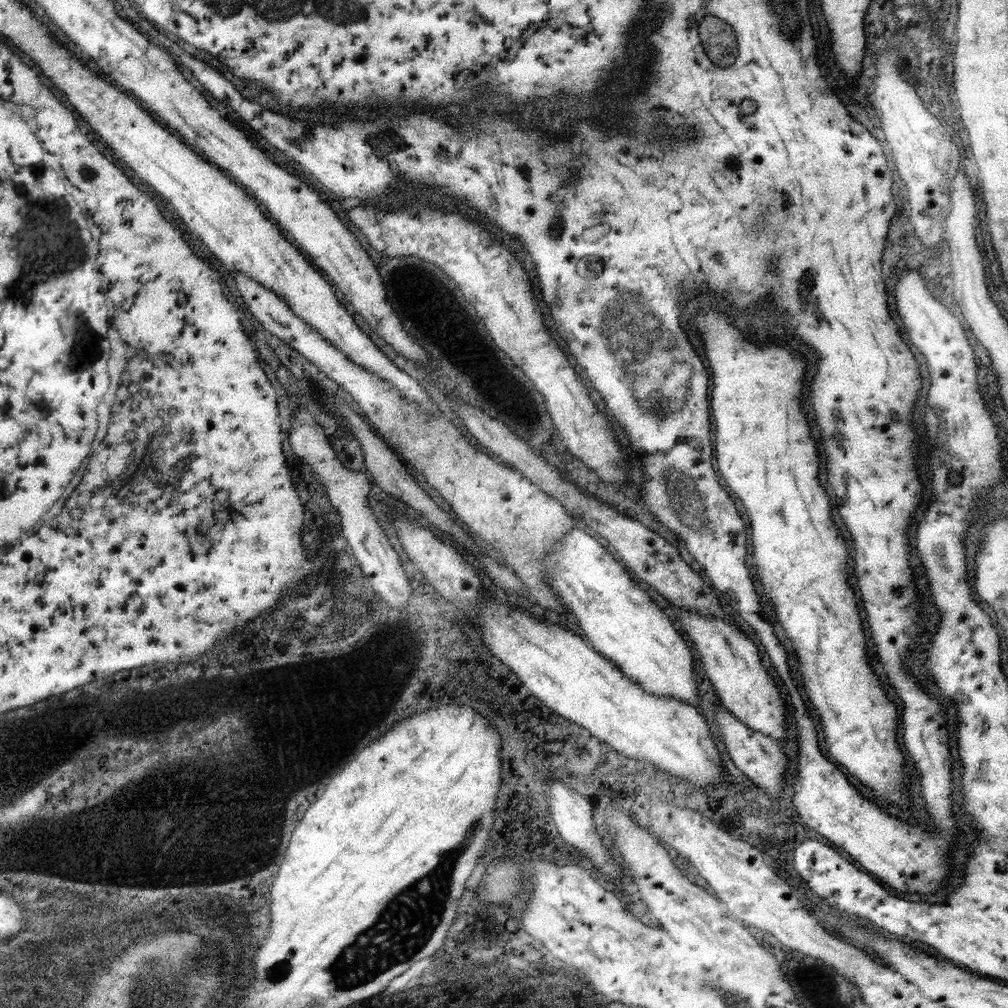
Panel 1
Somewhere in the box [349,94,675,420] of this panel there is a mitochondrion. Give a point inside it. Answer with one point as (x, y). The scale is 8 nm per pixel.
(641, 339)

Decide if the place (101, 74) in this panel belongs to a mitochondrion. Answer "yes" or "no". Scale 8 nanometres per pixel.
no

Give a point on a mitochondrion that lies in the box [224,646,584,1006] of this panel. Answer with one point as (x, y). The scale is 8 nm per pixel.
(404, 927)

